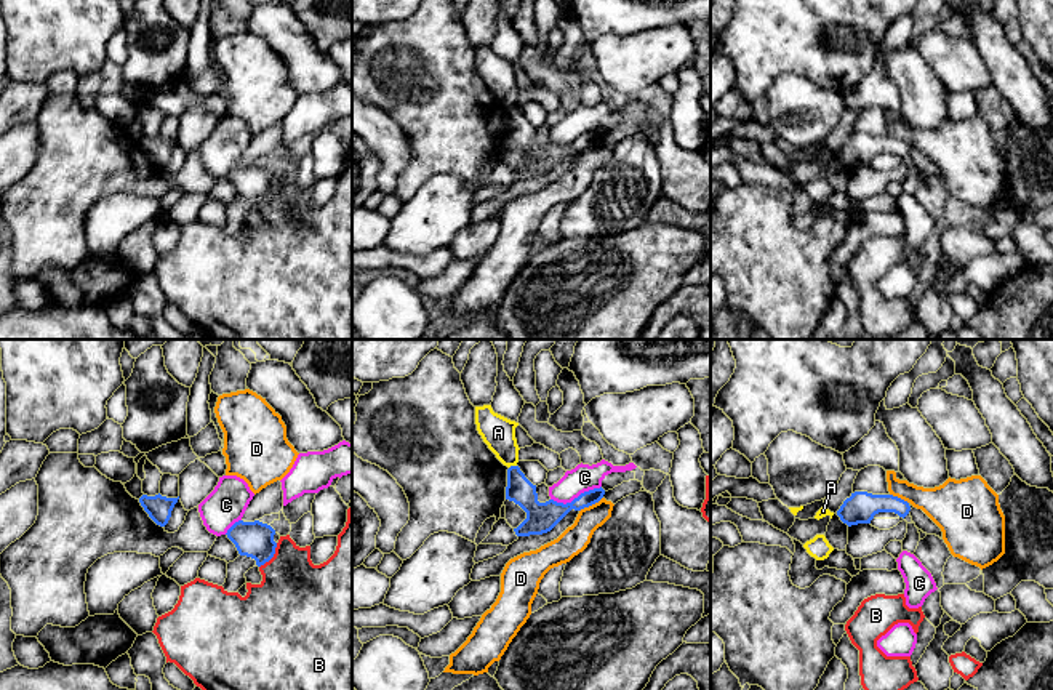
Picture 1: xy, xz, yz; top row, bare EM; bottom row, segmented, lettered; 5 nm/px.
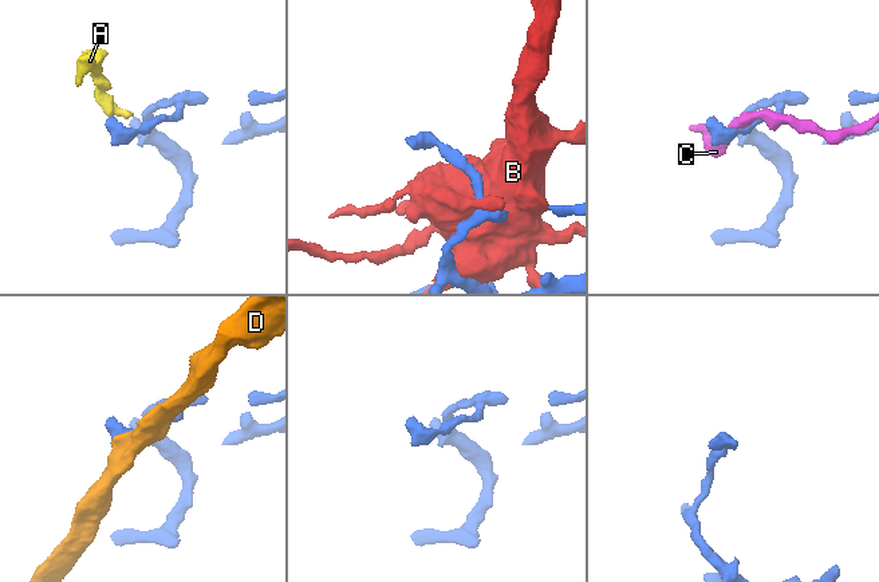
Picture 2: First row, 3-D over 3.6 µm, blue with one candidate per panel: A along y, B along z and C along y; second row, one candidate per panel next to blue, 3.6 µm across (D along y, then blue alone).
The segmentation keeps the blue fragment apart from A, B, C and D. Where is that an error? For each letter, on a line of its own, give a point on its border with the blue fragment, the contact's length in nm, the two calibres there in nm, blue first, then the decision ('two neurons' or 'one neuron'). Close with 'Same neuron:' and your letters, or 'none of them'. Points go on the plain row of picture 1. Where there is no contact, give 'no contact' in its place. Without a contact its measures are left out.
A: xz (512, 108) | 40 nm | 140/170 nm | two neurons
B: xy (272, 197) | 160 nm | 180/400 nm | two neurons
C: xz (575, 140) | 260 nm | 160/140 nm | two neurons
D: xz (591, 146) | 140 nm | 150/140 nm | two neurons
Same neuron: none of them

